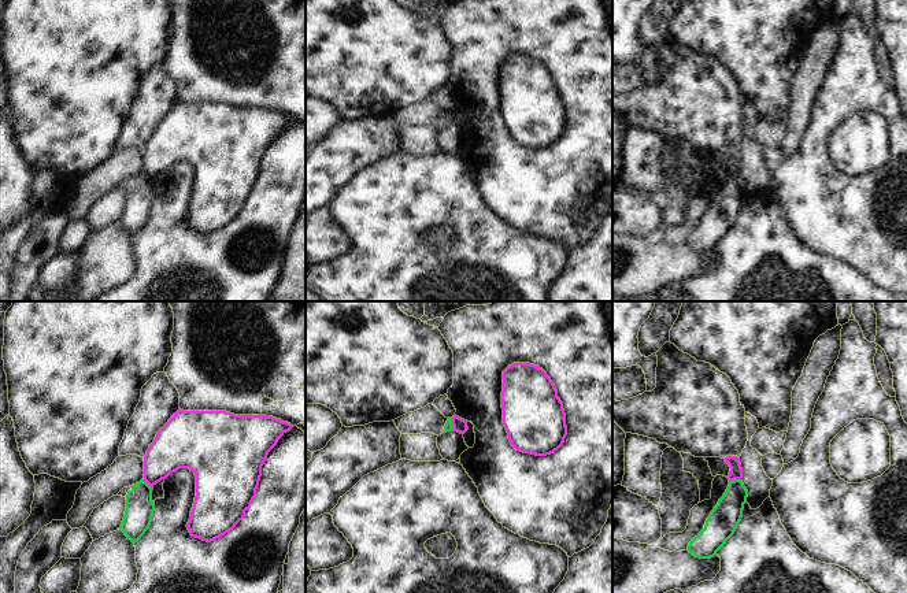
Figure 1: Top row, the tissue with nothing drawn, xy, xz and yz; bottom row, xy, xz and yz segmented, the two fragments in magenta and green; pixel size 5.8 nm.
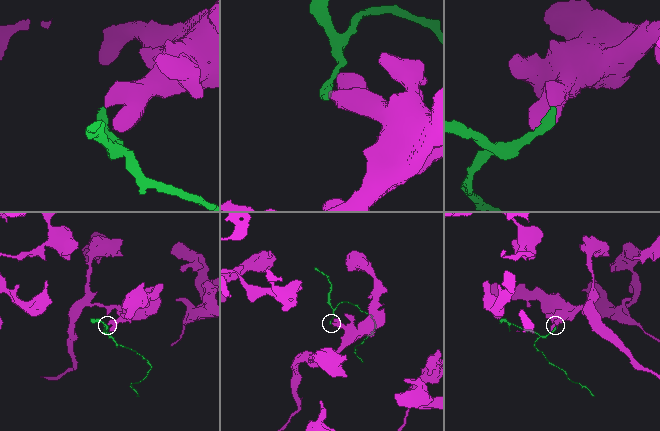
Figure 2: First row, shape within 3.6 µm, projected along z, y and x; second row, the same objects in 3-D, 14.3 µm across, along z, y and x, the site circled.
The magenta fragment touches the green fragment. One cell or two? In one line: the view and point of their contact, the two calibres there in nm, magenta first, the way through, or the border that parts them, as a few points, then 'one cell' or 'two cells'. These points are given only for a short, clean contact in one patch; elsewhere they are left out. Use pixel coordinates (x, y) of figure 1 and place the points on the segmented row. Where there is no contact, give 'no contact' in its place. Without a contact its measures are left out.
contact yz (735, 478); calibres 80 and 180 nm; border yz (740, 480), (729, 482); two cells

